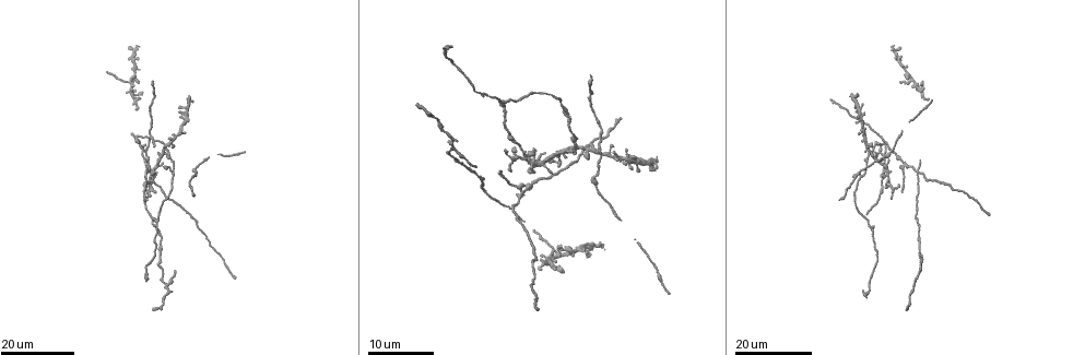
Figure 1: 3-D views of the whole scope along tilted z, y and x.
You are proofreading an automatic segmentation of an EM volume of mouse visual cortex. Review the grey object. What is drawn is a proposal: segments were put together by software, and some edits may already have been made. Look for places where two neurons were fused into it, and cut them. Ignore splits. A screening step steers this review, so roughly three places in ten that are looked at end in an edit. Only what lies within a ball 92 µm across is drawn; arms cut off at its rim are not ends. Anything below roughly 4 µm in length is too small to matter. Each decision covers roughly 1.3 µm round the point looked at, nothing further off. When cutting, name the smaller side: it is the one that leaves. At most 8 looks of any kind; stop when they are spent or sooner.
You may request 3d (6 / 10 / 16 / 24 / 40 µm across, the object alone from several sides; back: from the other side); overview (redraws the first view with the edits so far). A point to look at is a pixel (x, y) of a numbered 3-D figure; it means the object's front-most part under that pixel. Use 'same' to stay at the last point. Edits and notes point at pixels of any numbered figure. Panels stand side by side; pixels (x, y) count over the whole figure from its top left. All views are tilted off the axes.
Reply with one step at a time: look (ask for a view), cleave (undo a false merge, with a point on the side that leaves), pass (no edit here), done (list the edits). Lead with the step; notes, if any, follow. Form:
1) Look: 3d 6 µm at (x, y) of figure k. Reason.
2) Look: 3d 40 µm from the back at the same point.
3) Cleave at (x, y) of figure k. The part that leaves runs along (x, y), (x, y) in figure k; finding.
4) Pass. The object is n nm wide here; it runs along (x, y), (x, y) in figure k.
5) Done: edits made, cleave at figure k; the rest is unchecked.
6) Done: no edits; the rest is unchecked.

Look: 3d 16 µm at (130, 83) of figure 1. Looks like a crossing.

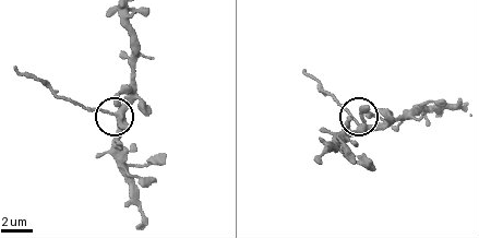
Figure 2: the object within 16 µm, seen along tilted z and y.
Look: 3d 6 µm at (115, 113) of figure 2.

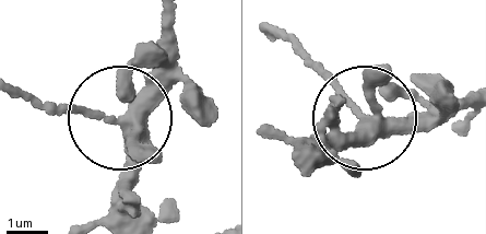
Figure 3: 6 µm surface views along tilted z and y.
Cleave at (71, 105) of figure 3. The object is 300 nm wide here; the part that leaves runs along (116, 124), (27, 100) in figure 3; two neurons meet here.

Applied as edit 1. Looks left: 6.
Look: overview. Redraw.

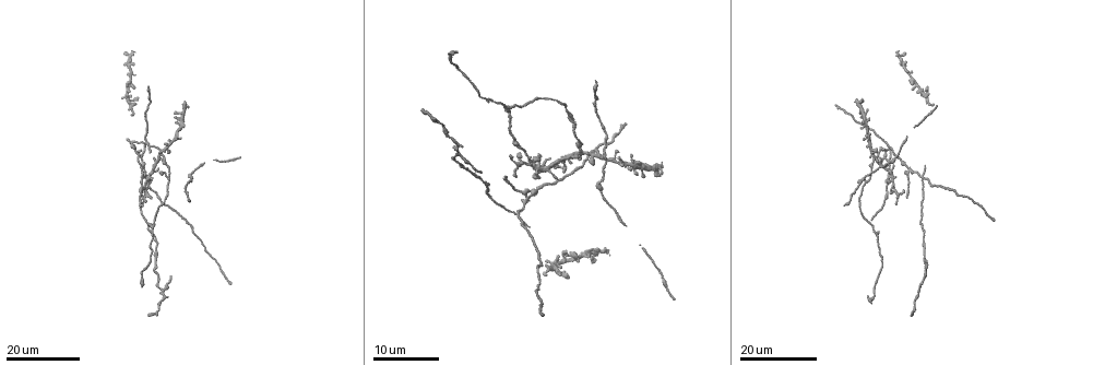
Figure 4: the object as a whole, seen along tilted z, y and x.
Look: 3d 16 µm at (517, 215) of figure 4. Looks like a crossing.

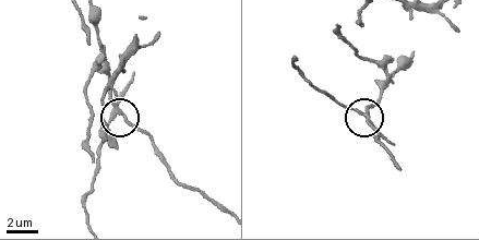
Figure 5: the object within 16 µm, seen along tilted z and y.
Look: 3d 10 µm at (121, 116) of figure 5. Closer look.

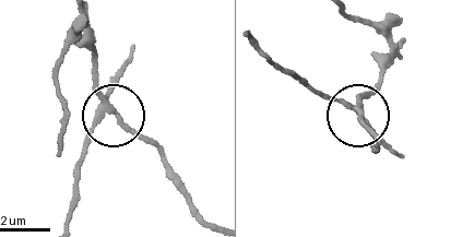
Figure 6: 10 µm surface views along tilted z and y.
Cleave at (118, 81) of figure 6. 4 arms meet here; a second neuron is stuck on.

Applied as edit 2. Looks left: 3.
Look: overview. Redraw.

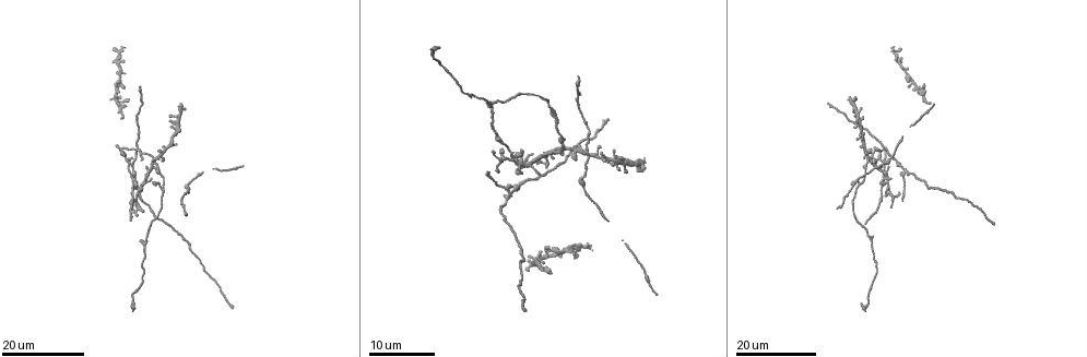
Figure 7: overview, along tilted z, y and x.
Look: 3d 16 µm at (906, 170) of figure 7. Small branch off a trunk.

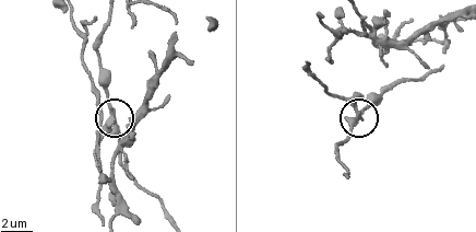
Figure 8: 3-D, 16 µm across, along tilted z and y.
Look: 3d 6 µm at (358, 118) of figure 8.

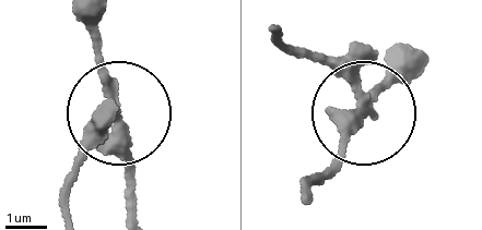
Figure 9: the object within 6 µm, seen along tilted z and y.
Cleave at (101, 128) of figure 9. The object is 270 nm wide here; the part that leaves runs along (368, 107), (325, 60), (271, 34) in figure 9; two neurons meet here.

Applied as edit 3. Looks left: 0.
Done: edits made, cleave at figure 3, cleave at figure 6, cleave at figure 9; the rest is unchecked.

